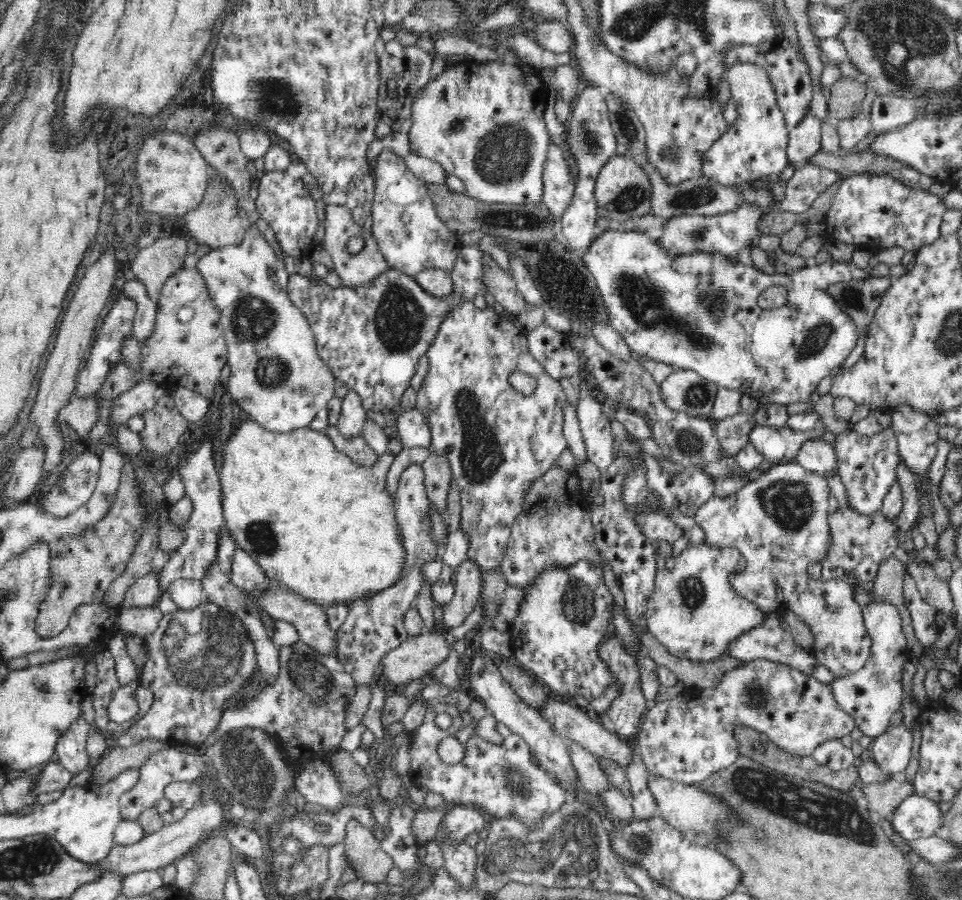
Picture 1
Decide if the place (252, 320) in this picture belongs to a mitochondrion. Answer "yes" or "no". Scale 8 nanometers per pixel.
yes

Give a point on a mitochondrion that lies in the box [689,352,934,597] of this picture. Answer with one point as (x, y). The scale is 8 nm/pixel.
(789, 503)

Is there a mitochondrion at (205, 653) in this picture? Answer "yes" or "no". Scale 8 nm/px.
yes

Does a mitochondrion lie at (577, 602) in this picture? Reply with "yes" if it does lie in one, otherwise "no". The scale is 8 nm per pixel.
yes

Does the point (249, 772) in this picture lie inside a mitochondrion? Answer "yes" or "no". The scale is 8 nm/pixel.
yes

